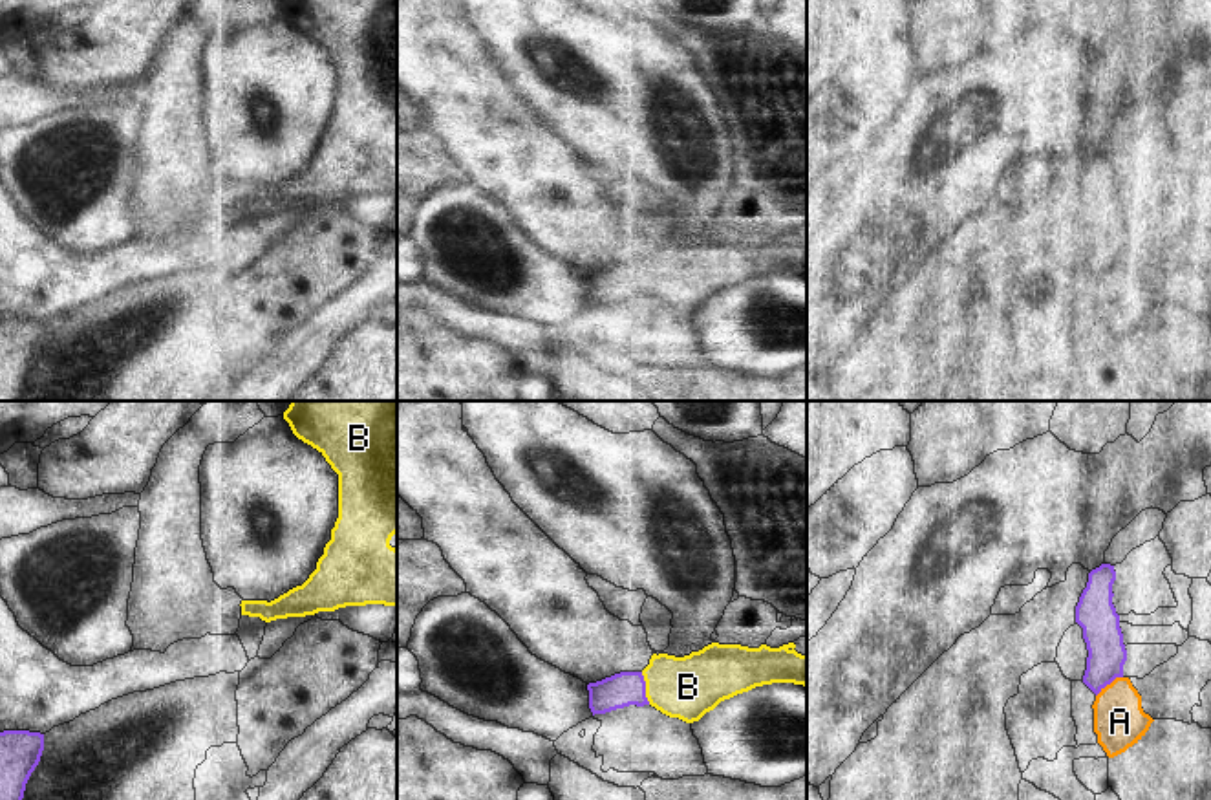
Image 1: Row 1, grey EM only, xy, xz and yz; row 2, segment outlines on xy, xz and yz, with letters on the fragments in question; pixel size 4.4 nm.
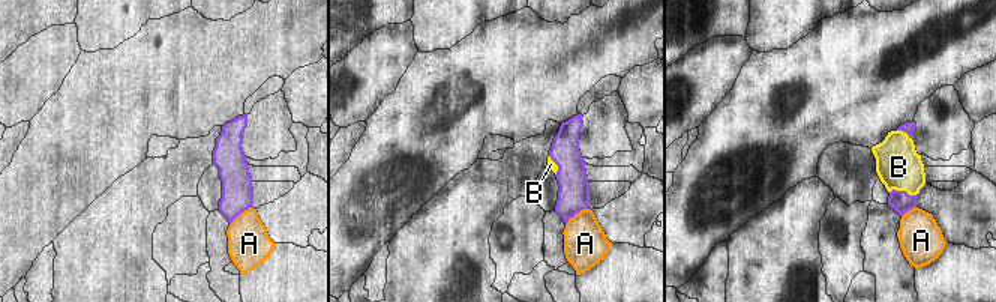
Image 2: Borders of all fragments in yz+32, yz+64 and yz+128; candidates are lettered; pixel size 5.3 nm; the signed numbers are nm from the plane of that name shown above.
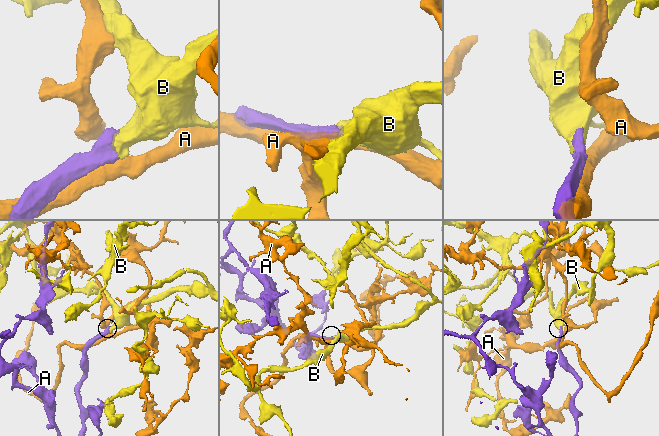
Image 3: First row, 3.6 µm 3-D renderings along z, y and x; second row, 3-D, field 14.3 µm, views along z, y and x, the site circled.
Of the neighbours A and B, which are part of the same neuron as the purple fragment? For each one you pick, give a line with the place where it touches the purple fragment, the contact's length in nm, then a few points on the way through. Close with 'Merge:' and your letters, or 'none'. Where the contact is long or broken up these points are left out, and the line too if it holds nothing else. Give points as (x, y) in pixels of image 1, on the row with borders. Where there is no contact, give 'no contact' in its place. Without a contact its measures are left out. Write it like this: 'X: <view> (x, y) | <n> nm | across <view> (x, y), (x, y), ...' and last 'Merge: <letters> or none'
B: xz (644, 689) | 150 nm
Merge: B

